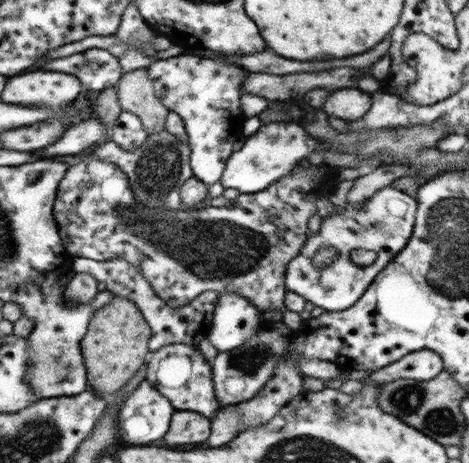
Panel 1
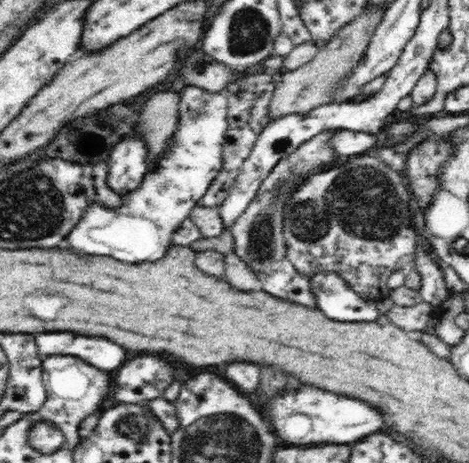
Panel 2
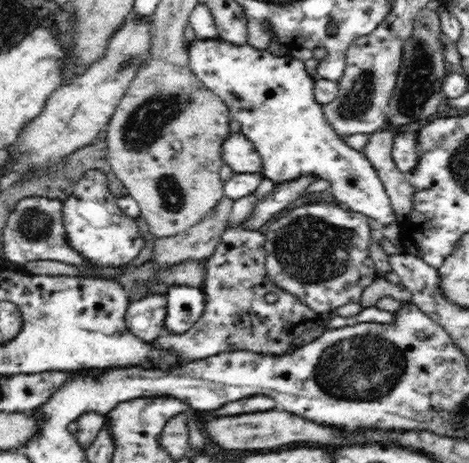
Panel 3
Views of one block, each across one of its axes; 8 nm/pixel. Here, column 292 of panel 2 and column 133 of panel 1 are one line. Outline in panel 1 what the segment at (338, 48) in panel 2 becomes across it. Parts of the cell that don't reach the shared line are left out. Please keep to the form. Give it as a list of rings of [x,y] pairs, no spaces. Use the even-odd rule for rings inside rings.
[[[133,70],[121,74],[117,86],[117,102],[121,112],[135,116],[145,128],[147,136],[165,130],[169,110],[153,92],[153,84],[147,78],[147,70]]]

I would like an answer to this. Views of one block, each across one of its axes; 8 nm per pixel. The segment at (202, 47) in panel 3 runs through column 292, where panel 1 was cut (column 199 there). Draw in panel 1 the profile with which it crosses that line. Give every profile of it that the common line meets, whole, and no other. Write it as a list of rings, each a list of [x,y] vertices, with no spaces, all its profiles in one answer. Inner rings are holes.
[[[185,54],[151,62],[151,66],[147,68],[147,78],[153,84],[155,96],[169,112],[177,114],[183,122],[187,144],[191,150],[191,174],[205,186],[221,180],[225,162],[233,154],[231,146],[243,136],[241,128],[247,118],[241,114],[239,98],[243,94],[247,74],[249,72],[245,72],[243,66],[223,64]]]

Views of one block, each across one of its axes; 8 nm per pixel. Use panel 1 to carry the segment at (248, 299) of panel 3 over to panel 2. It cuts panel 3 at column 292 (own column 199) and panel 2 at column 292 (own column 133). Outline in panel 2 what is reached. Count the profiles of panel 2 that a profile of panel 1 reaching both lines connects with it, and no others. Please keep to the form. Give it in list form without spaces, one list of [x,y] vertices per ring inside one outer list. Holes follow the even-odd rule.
[[[322,130],[316,136],[312,136],[308,142],[300,144],[294,152],[290,152],[286,158],[282,158],[268,178],[262,182],[258,194],[248,204],[248,208],[238,216],[232,238],[234,238],[234,254],[240,256],[240,260],[258,276],[262,284],[262,292],[268,292],[274,298],[280,298],[284,302],[292,302],[304,308],[318,308],[316,296],[310,288],[310,280],[302,276],[294,264],[286,256],[286,238],[284,238],[284,210],[286,202],[306,184],[310,174],[322,172],[324,166],[330,166],[340,160],[340,154],[332,148],[332,138],[340,130]]]

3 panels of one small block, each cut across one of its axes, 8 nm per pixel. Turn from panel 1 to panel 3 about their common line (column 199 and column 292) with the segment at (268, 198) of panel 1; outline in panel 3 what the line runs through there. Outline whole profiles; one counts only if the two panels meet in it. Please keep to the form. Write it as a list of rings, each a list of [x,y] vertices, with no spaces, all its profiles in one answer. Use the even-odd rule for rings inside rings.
[[[308,204],[280,214],[262,228],[266,238],[266,272],[284,292],[300,298],[320,316],[338,306],[358,302],[364,290],[376,282],[378,272],[368,254],[368,216],[346,212],[332,204]]]

